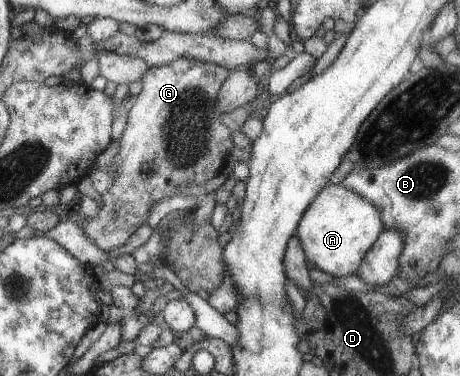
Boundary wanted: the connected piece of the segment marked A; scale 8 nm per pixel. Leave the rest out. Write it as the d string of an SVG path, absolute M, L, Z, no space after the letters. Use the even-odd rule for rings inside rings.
M325 185L303 211L294 233L297 234L297 240L301 244L305 260L308 260L313 266L315 276L336 280L336 278L357 273L357 268L359 268L363 256L371 248L373 241L376 240L383 229L380 212L377 212L377 208L371 202L367 202L361 196L353 194L351 190L347 190L343 186Z

